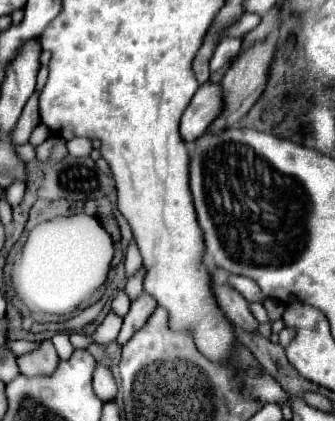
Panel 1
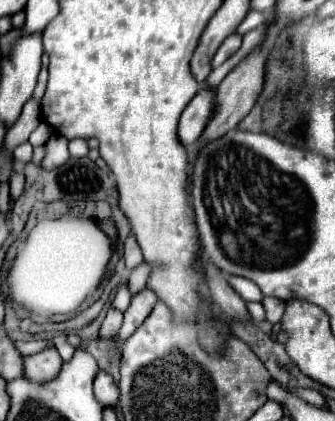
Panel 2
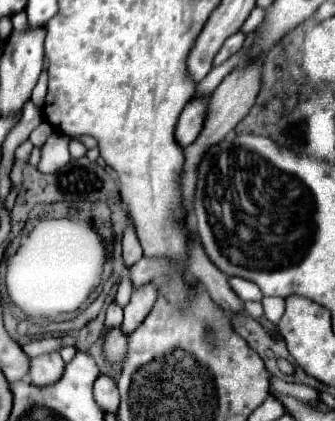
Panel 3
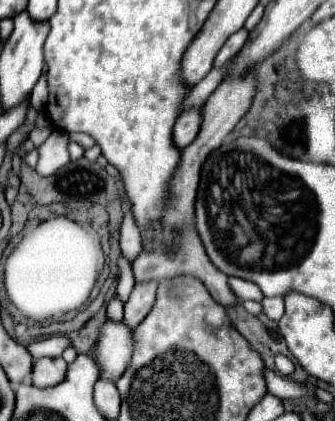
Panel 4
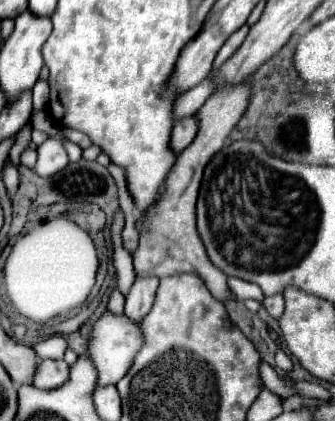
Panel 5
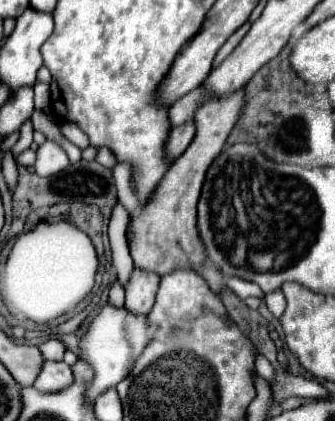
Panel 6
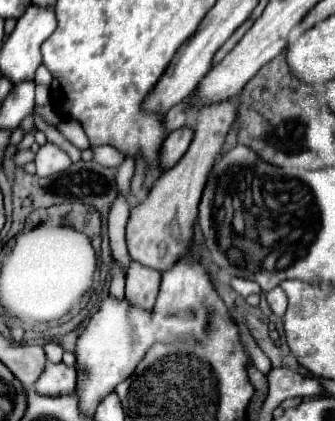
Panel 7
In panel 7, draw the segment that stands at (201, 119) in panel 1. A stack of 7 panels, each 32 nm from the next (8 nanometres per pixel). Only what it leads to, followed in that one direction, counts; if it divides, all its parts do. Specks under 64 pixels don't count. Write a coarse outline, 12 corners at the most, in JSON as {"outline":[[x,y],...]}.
{"outline":[[178,128],[166,136],[158,154],[162,172],[186,154],[194,130]]}

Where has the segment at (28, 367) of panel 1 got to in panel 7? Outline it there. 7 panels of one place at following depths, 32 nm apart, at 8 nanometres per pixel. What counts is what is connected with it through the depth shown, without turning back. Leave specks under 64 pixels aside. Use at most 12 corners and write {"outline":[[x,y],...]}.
{"outline":[[46,364],[36,382],[44,396],[72,394],[72,370]]}

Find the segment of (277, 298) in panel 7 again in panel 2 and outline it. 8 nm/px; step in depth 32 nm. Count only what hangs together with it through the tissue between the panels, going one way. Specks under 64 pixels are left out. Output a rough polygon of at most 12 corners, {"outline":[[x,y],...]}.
{"outline":[[262,300],[266,310],[266,320],[272,324],[278,324],[284,314],[284,302]]}

